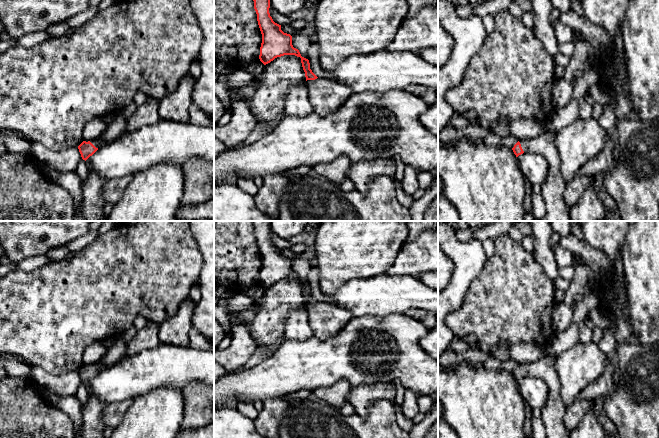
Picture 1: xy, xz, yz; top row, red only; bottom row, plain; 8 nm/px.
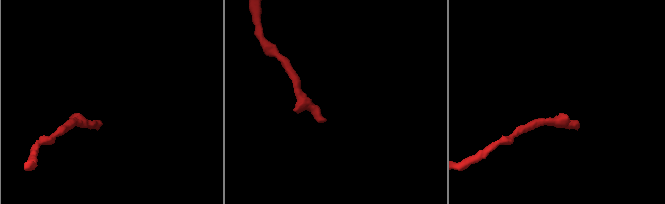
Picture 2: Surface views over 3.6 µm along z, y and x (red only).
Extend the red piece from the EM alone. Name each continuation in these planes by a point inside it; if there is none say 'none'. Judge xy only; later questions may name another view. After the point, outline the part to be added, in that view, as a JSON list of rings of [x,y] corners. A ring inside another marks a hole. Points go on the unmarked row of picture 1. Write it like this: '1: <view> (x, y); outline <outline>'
1: xy (98, 366); outline [[[101,362],[91,364],[90,366],[98,373],[107,368],[107,366]]]

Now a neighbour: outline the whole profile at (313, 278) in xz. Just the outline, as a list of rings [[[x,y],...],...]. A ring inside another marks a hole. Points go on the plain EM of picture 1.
[[[316,268],[309,273],[308,284],[310,287],[310,293],[318,302],[333,304],[334,298],[332,296],[327,296],[321,292],[319,287],[319,278],[320,278],[320,273]]]

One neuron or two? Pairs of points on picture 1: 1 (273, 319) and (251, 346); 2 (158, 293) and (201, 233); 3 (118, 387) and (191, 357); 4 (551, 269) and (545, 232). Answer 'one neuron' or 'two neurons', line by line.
1: two neurons
2: two neurons
3: one neuron
4: one neuron

